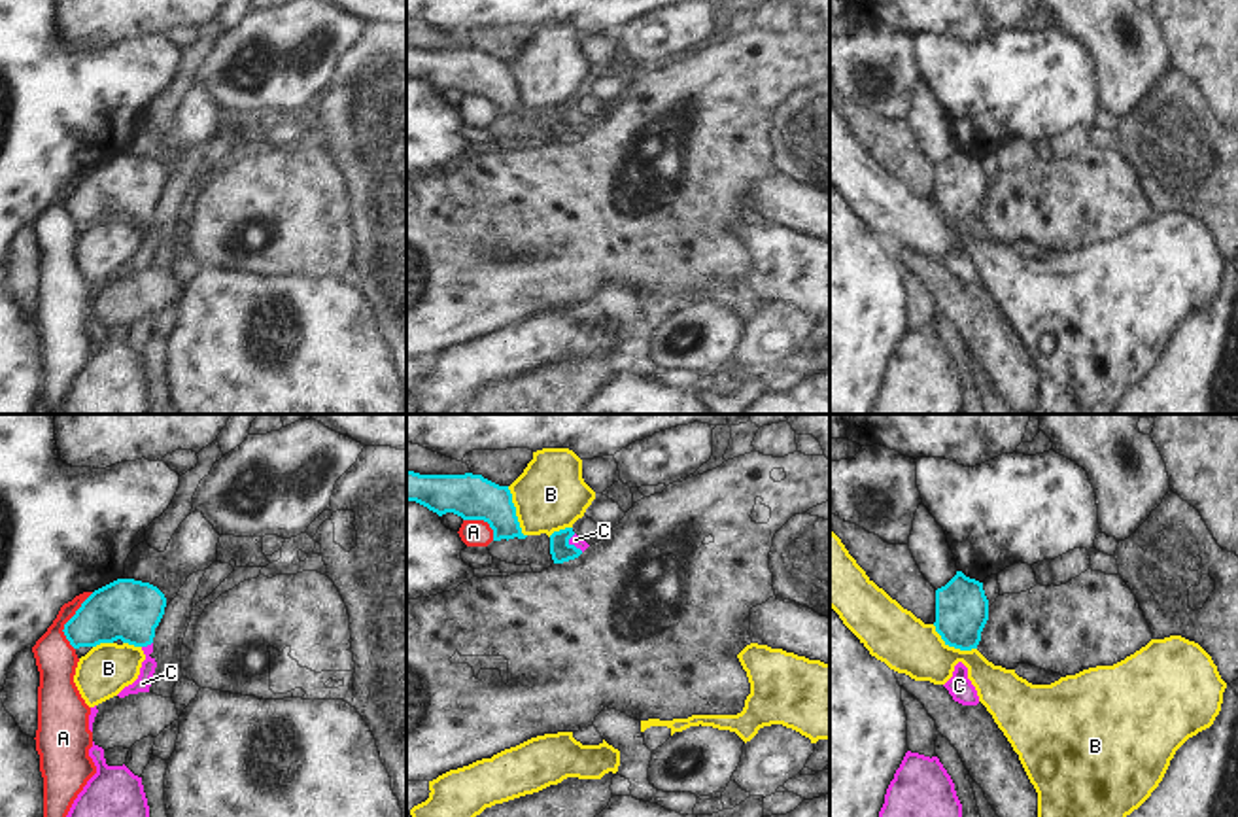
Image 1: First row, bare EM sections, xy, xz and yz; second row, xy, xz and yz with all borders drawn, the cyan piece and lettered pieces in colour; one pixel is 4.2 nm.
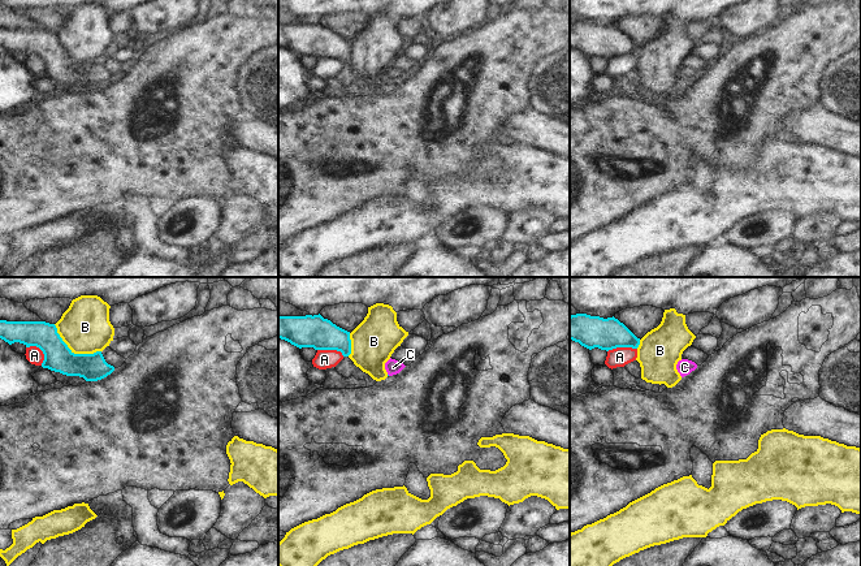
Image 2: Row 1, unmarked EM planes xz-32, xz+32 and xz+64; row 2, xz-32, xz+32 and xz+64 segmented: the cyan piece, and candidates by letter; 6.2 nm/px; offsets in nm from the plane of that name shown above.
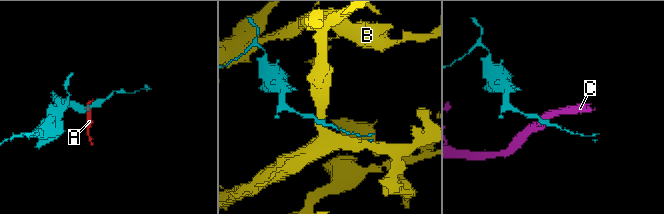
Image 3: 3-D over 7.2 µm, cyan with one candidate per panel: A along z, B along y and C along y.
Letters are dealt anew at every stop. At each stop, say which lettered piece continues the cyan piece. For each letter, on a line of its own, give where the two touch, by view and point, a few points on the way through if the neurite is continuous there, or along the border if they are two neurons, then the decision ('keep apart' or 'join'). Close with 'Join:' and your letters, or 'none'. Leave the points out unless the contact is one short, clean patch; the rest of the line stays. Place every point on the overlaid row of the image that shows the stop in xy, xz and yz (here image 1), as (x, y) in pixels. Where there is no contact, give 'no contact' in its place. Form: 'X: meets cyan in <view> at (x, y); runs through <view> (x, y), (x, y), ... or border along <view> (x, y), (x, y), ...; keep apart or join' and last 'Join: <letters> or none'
A: meets cyan in xy at (68, 621); keep apart
B: meets cyan in xz at (515, 511); border along xz (507, 486), (518, 526), (526, 536); keep apart
C: meets cyan in xy at (146, 645); runs through xy (127, 609), (146, 645), (148, 670), (142, 683); join
Join: C

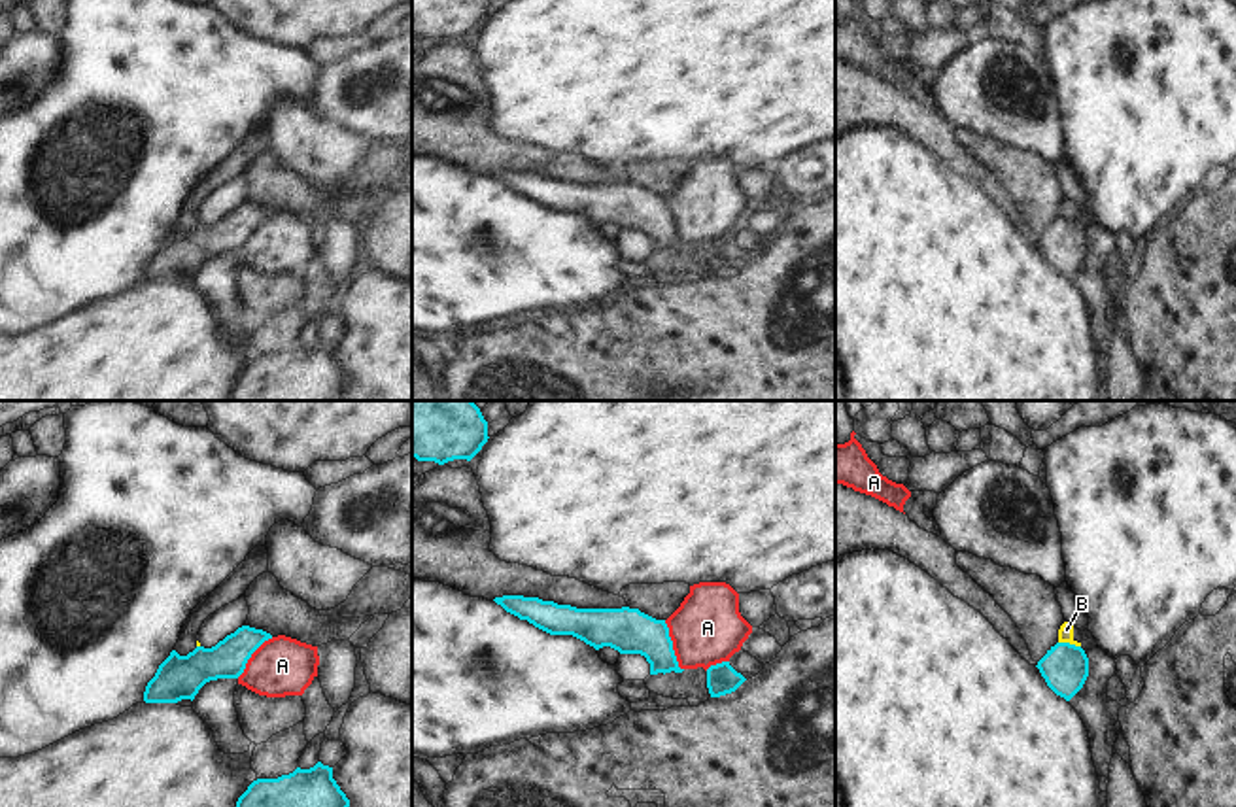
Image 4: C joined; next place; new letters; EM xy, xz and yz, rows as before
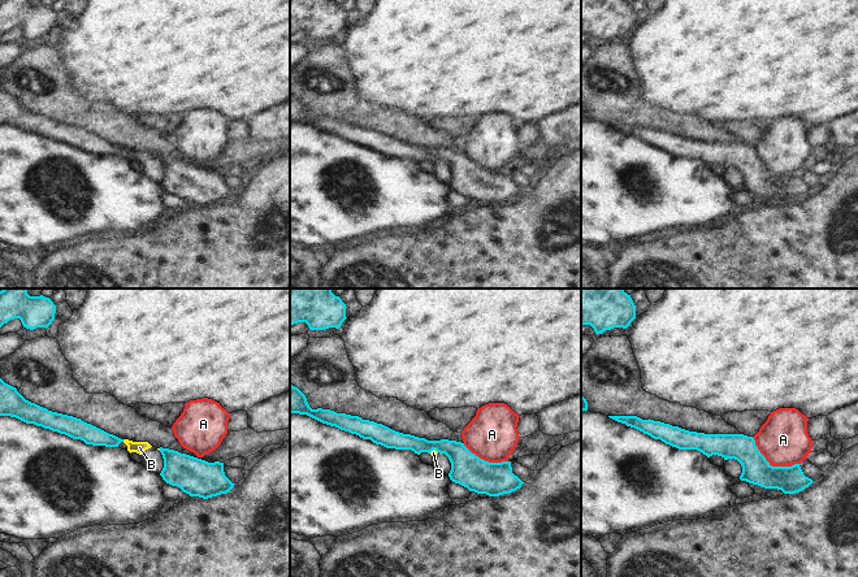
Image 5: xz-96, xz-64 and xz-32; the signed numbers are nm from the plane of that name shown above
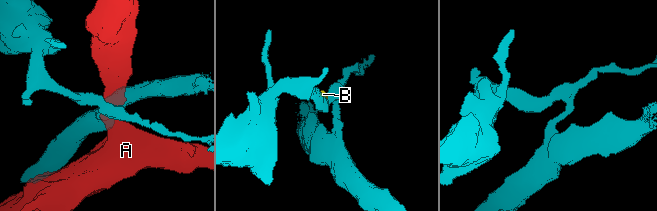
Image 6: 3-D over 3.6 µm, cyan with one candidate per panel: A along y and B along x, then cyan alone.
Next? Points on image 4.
A: meets cyan in xz at (671, 645); border along xz (664, 620), (675, 660), (683, 669); keep apart
B: meets cyan in yz at (1068, 643); border along yz (1059, 641), (1080, 647); keep apart
Join: none

